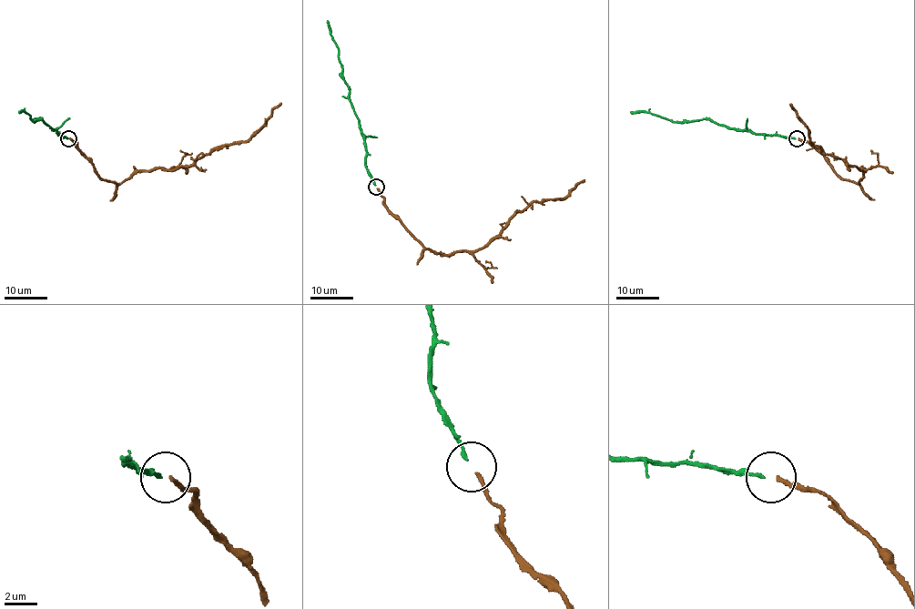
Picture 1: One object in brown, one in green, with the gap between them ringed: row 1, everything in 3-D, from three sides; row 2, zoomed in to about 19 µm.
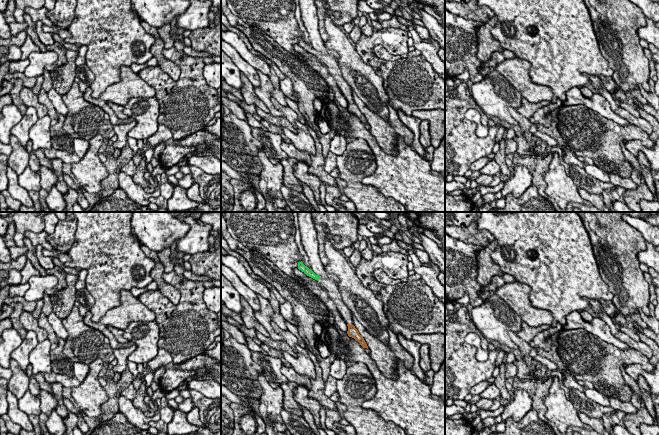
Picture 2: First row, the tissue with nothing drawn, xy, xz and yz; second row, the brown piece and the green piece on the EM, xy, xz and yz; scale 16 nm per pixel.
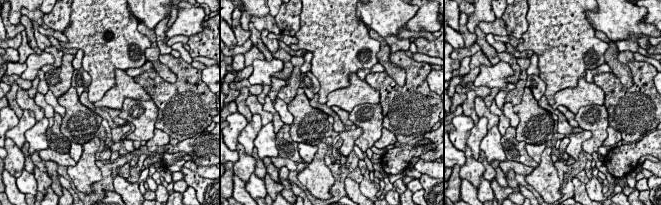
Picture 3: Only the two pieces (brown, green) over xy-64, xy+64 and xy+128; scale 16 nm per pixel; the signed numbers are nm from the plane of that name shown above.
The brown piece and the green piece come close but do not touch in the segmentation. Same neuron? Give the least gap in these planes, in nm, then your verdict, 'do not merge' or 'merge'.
850 nm apart; merge

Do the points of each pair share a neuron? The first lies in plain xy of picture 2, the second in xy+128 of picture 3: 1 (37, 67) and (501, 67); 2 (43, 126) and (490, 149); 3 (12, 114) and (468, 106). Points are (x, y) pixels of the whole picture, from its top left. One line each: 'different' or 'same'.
1: same
2: same
3: different

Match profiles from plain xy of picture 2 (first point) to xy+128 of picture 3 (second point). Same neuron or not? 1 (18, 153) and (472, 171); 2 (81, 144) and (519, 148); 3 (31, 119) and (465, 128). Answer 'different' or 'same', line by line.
1: same
2: different
3: different

